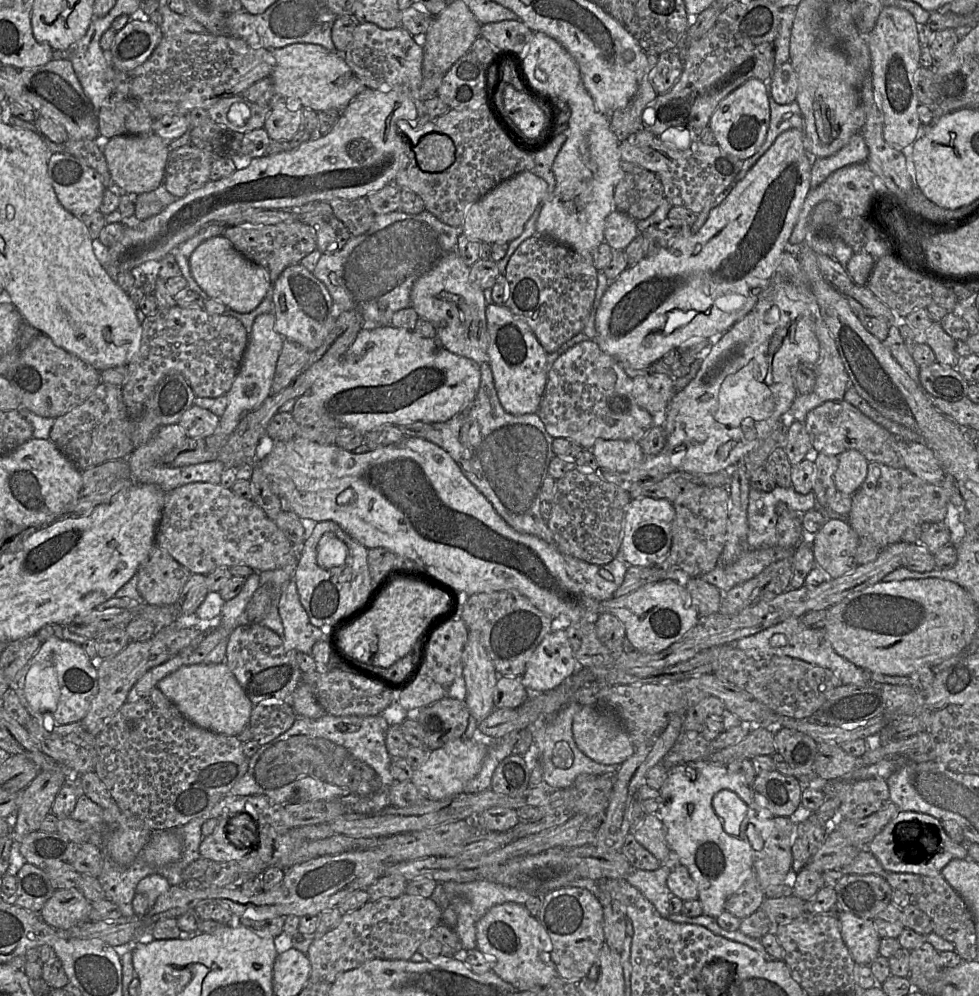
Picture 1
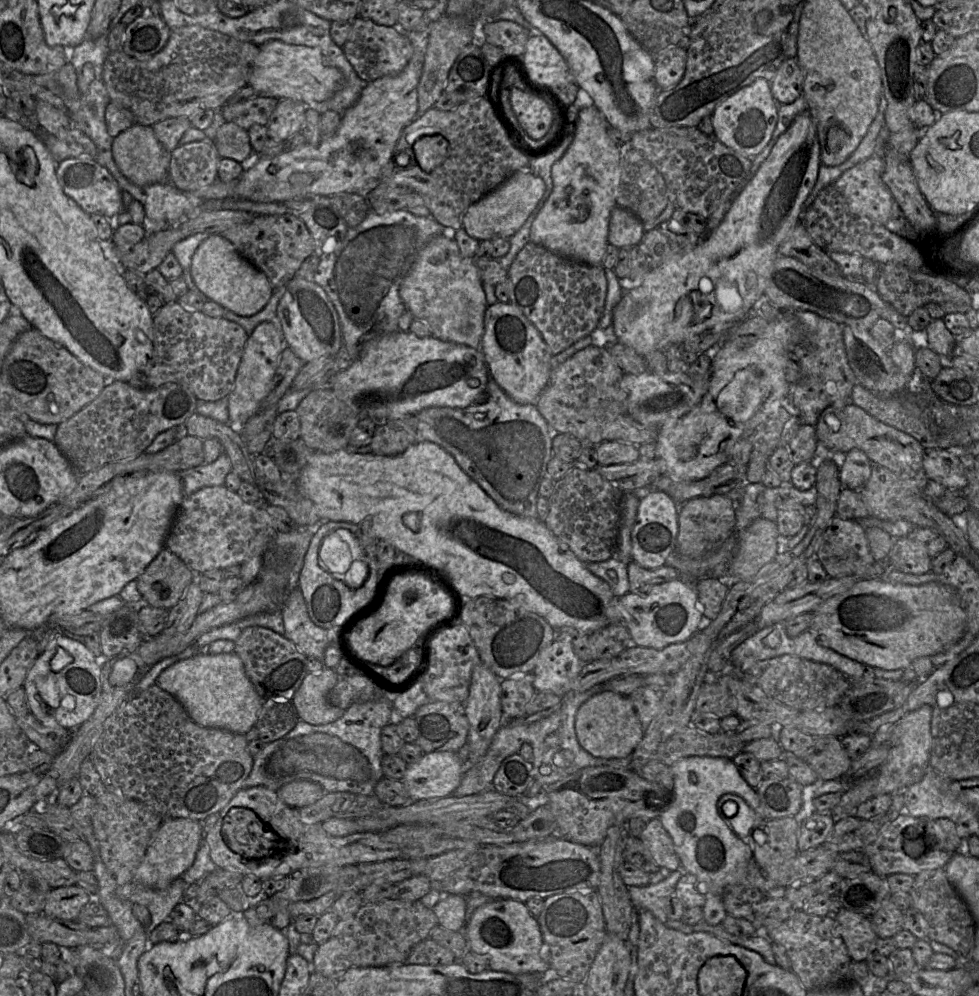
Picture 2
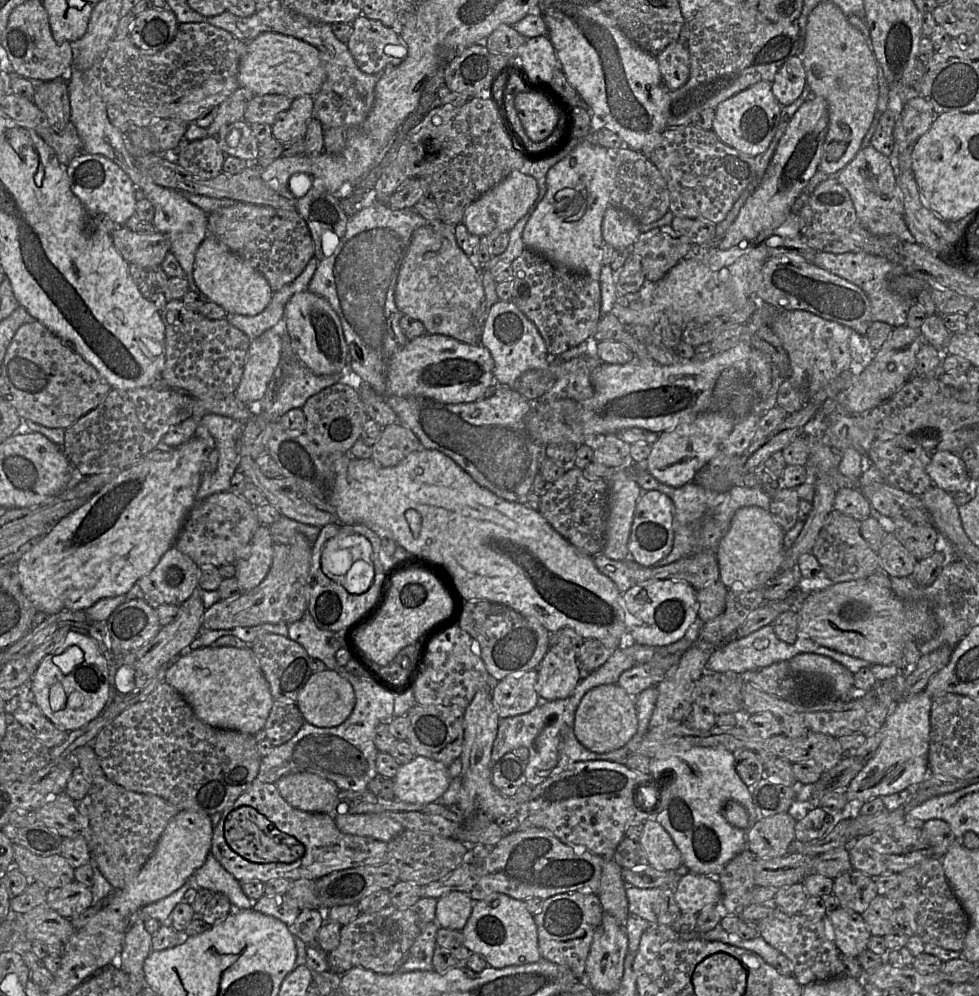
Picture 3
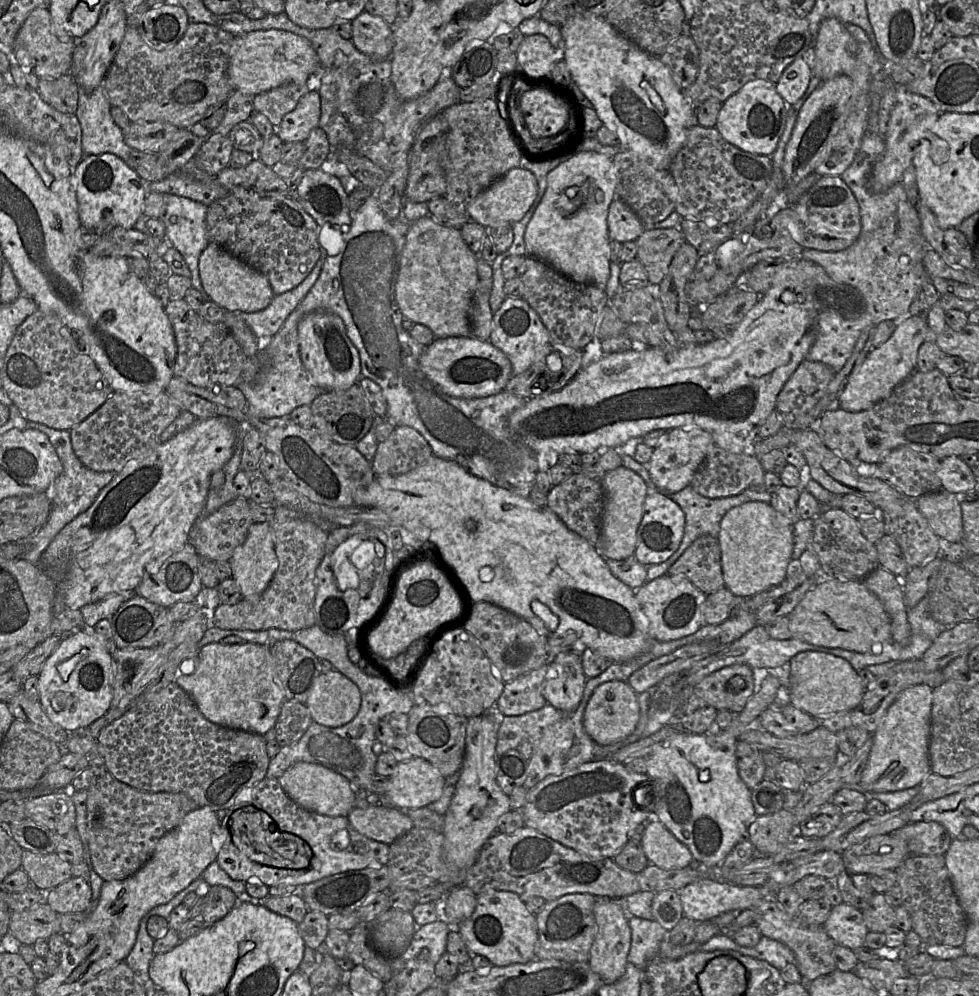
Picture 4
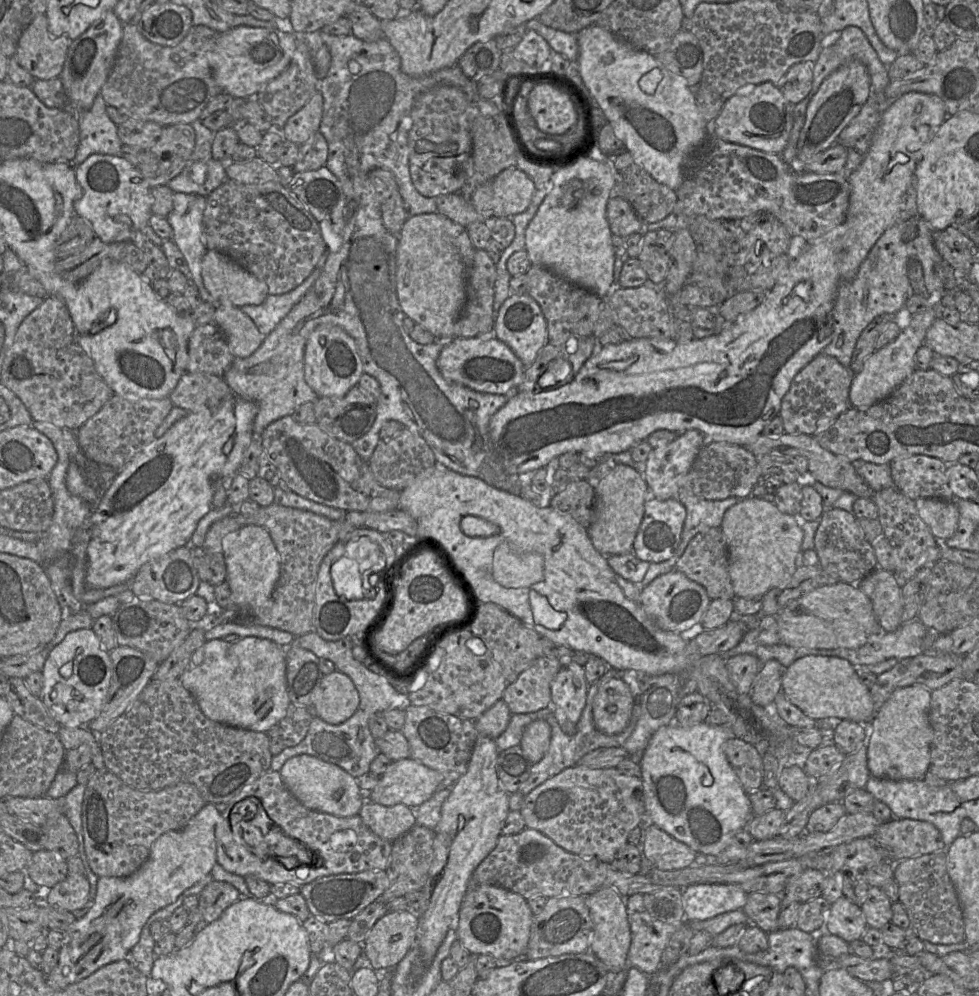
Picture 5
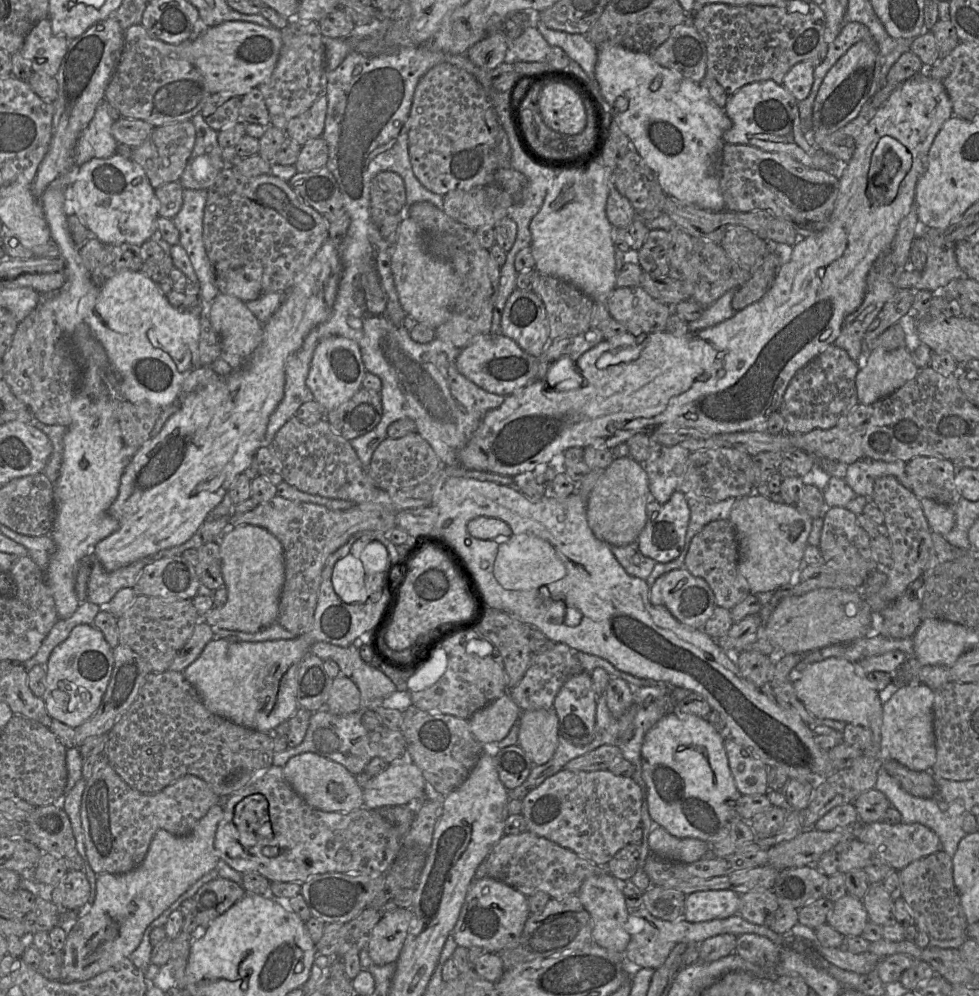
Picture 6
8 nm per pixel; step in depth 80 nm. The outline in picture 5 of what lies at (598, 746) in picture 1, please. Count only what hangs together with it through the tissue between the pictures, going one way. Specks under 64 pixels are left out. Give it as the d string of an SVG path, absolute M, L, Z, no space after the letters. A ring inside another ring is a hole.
M621 677L611 678L600 686L593 701L593 721L596 728L608 735L623 731L628 725L634 696Z

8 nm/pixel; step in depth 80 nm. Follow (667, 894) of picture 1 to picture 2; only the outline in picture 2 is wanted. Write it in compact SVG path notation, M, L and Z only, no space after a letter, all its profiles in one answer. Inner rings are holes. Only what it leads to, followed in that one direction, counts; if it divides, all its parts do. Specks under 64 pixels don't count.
M683 867L672 872L665 872L658 882L646 886L628 887L628 893L635 909L648 910L661 922L668 921L666 913L667 900L675 892L678 880L683 874Z

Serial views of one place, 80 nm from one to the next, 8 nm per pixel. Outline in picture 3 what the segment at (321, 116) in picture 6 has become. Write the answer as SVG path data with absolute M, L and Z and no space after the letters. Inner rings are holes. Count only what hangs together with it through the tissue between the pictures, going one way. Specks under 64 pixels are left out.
M303 95L292 100L291 107L276 116L272 136L281 143L304 138L307 124L313 117L314 96Z

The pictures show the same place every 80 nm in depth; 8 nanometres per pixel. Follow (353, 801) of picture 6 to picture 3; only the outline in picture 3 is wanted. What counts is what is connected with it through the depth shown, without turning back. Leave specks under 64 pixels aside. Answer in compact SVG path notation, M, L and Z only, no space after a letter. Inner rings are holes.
M309 772L284 775L275 784L288 804L306 812L330 813L340 792L334 782Z

